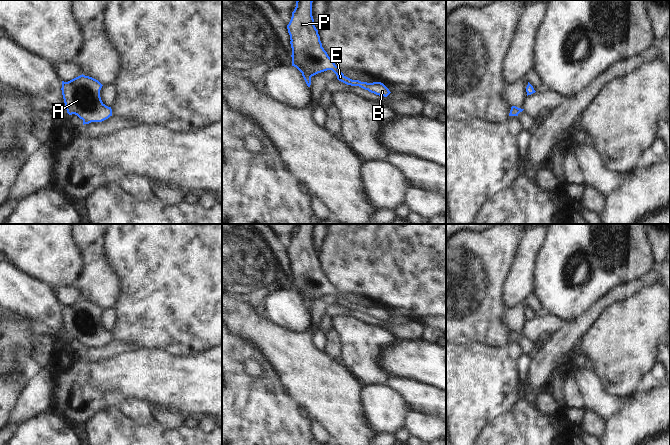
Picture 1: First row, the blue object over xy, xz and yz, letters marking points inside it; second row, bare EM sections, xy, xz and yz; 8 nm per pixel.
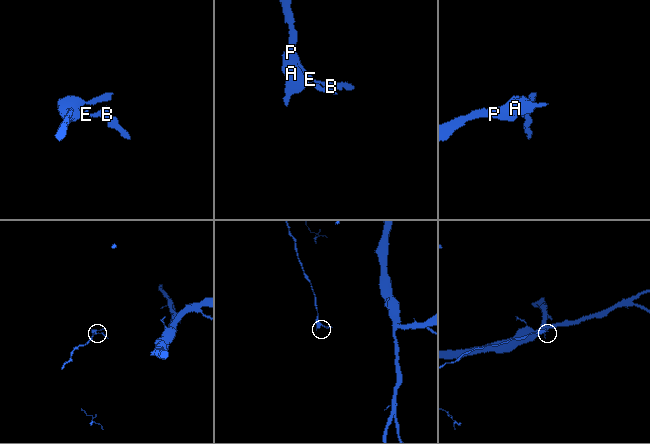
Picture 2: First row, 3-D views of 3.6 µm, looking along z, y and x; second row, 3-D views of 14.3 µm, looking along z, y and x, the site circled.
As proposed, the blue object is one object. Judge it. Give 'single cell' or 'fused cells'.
single cell

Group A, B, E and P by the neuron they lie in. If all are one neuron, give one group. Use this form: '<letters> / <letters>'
A B E P

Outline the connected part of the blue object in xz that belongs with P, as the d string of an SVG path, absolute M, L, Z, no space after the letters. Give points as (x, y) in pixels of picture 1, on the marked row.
M297 0L291 20L287 25L292 48L292 66L302 73L307 86L310 87L312 76L332 70L337 79L347 85L359 86L376 95L387 97L391 92L383 83L352 80L335 65L322 47L318 30L314 25L312 2L313 0Z

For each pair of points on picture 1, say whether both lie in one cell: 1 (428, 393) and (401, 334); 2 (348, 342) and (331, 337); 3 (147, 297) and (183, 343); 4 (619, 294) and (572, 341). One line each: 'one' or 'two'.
1: two
2: two
3: one
4: one

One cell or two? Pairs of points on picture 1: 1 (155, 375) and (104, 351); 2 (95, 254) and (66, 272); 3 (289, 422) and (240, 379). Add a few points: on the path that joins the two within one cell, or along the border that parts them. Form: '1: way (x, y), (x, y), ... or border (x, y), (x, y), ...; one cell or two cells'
1: border (132, 349), (90, 361); two cells
2: border (82, 248), (83, 266), (73, 283); two cells
3: way (276, 418), (250, 392); one cell

